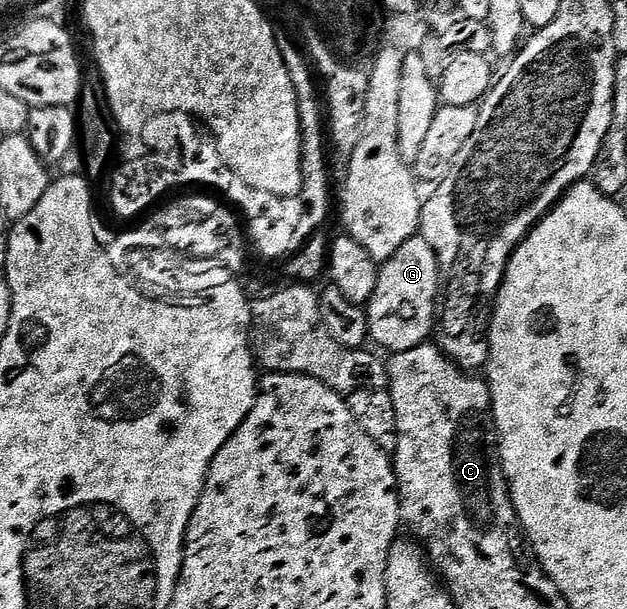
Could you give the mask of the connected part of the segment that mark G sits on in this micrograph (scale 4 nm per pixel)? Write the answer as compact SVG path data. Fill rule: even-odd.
M422 236L405 240L401 248L382 263L376 291L365 306L370 328L370 341L384 346L391 354L400 354L409 348L417 348L437 326L437 303L441 298L441 267L435 250Z

